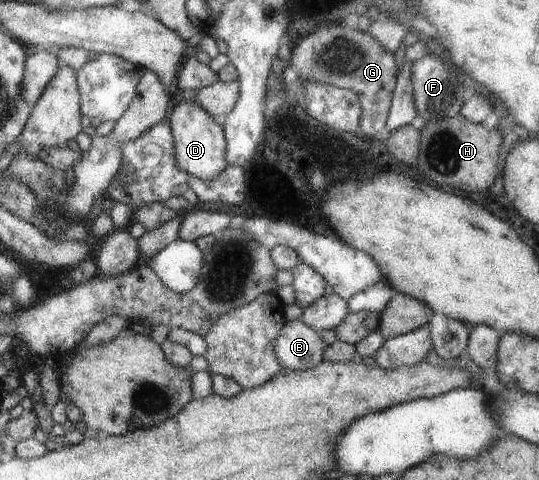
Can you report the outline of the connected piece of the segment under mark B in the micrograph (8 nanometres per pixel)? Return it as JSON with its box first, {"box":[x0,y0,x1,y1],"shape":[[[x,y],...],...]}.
{"box":[272,319,328,368],"shape":[[[298,319],[286,321],[272,341],[274,358],[284,368],[312,368],[321,361],[323,350],[328,346],[320,333]]]}

